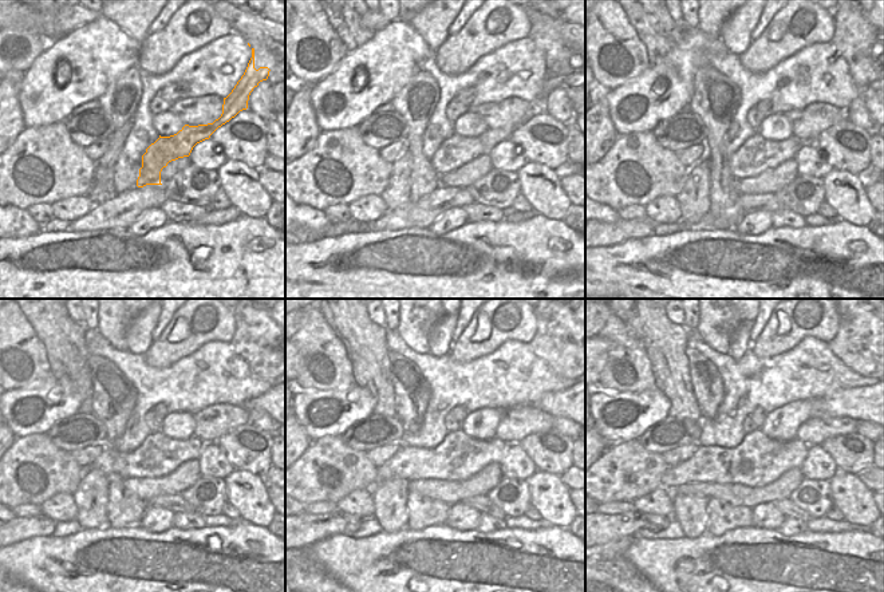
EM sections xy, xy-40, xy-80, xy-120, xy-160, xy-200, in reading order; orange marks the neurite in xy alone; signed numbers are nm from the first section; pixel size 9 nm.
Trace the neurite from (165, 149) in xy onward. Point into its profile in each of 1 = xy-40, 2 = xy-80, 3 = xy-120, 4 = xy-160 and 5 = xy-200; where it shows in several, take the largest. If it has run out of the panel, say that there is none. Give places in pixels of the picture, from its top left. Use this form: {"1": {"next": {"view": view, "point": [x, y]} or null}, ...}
{"1": {"next": {"view": "xy-40", "point": [553, 78]}}, "2": {"next": {"view": "xy-80", "point": [856, 39]}}, "3": {"next": {"view": "xy-120", "point": [257, 339]}}, "4": {"next": {"view": "xy-160", "point": [557, 342]}}, "5": {"next": {"view": "xy-200", "point": [857, 343]}}}

